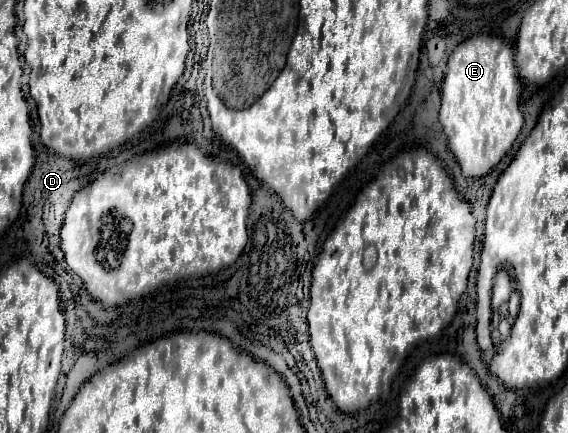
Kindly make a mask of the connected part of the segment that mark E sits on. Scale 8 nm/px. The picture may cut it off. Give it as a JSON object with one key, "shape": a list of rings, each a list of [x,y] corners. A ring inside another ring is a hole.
{"shape":[[[476,35],[458,43],[452,51],[442,83],[440,123],[464,177],[486,177],[512,149],[524,125],[520,89],[514,51],[500,37]]]}

